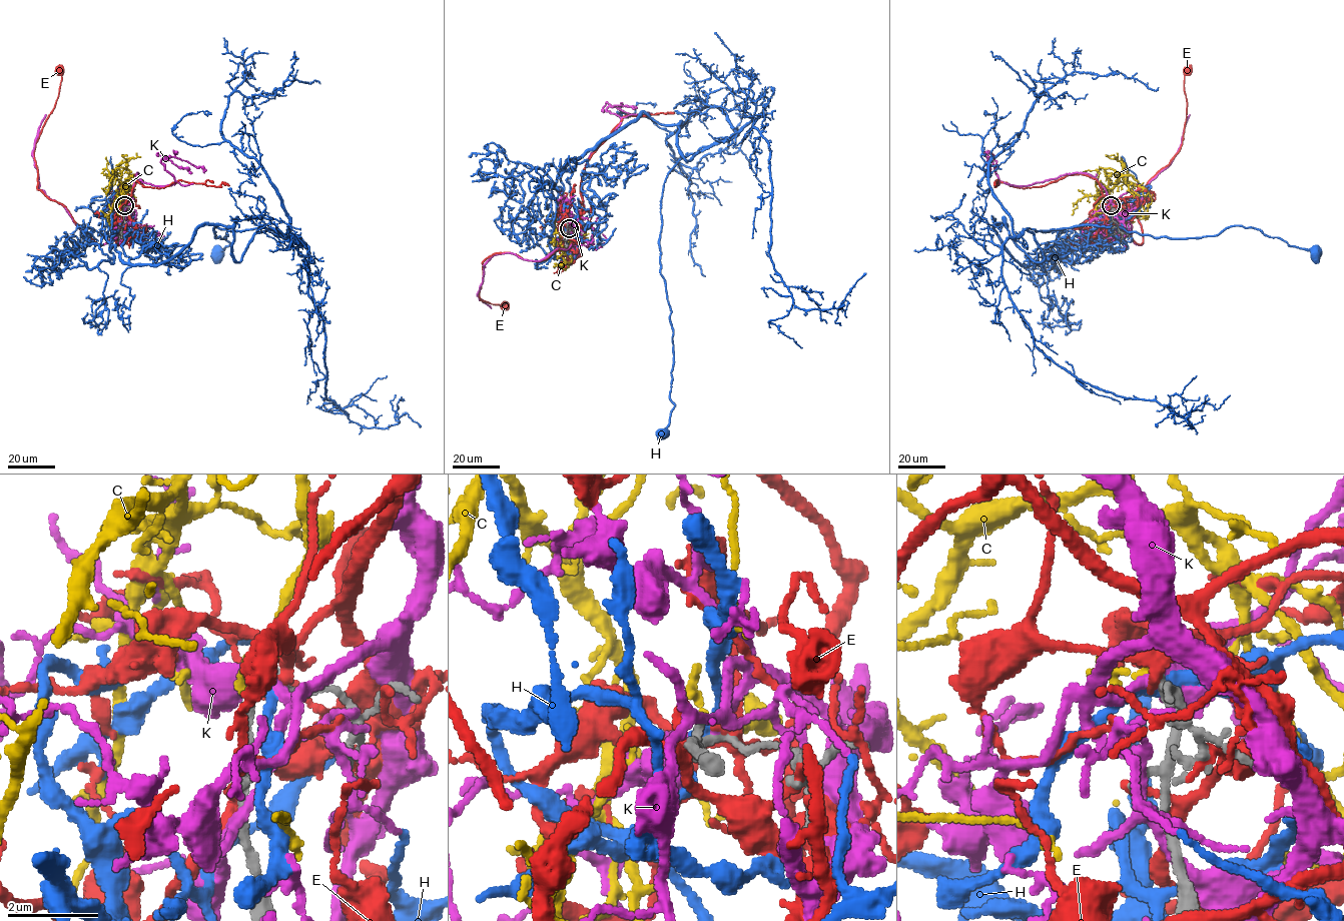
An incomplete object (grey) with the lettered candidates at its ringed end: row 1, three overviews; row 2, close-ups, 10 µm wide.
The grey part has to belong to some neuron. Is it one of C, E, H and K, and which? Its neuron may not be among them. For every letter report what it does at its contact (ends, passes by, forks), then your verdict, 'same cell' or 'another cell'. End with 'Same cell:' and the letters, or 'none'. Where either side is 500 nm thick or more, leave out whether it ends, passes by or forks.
C: it passes by | same cell
E: it forks | another cell
H: it passes by | another cell
K: it passes by | another cell
Same cell: C

